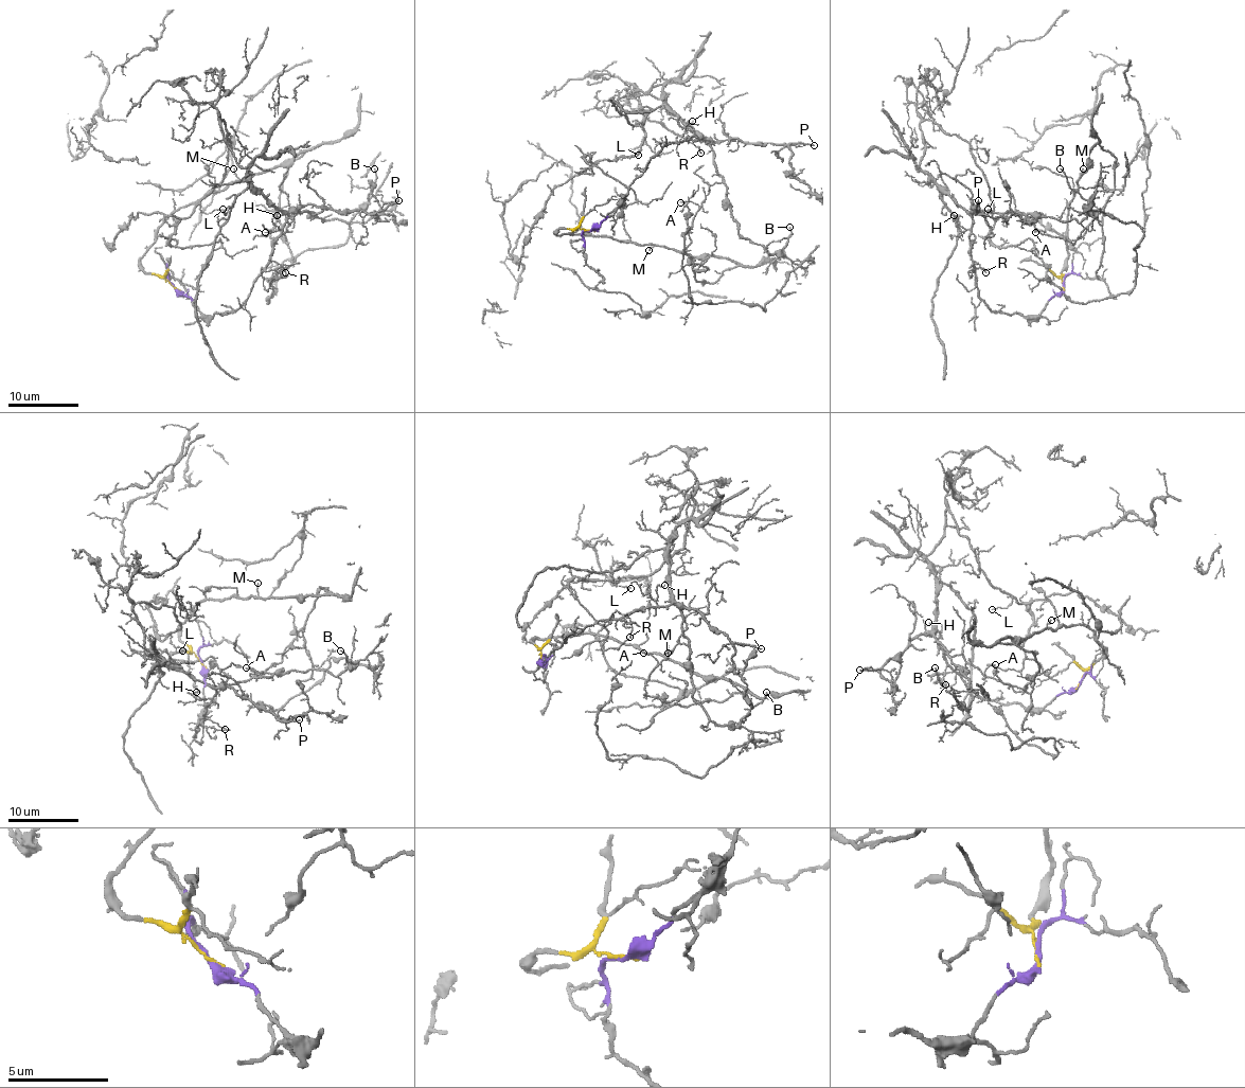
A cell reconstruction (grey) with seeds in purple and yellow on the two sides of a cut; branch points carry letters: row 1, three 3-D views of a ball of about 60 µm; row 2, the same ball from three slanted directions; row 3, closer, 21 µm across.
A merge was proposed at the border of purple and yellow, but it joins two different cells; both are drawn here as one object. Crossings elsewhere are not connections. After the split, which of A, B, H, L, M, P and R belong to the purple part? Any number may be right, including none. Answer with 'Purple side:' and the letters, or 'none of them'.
Purple side: A, B, H, L, P, R

